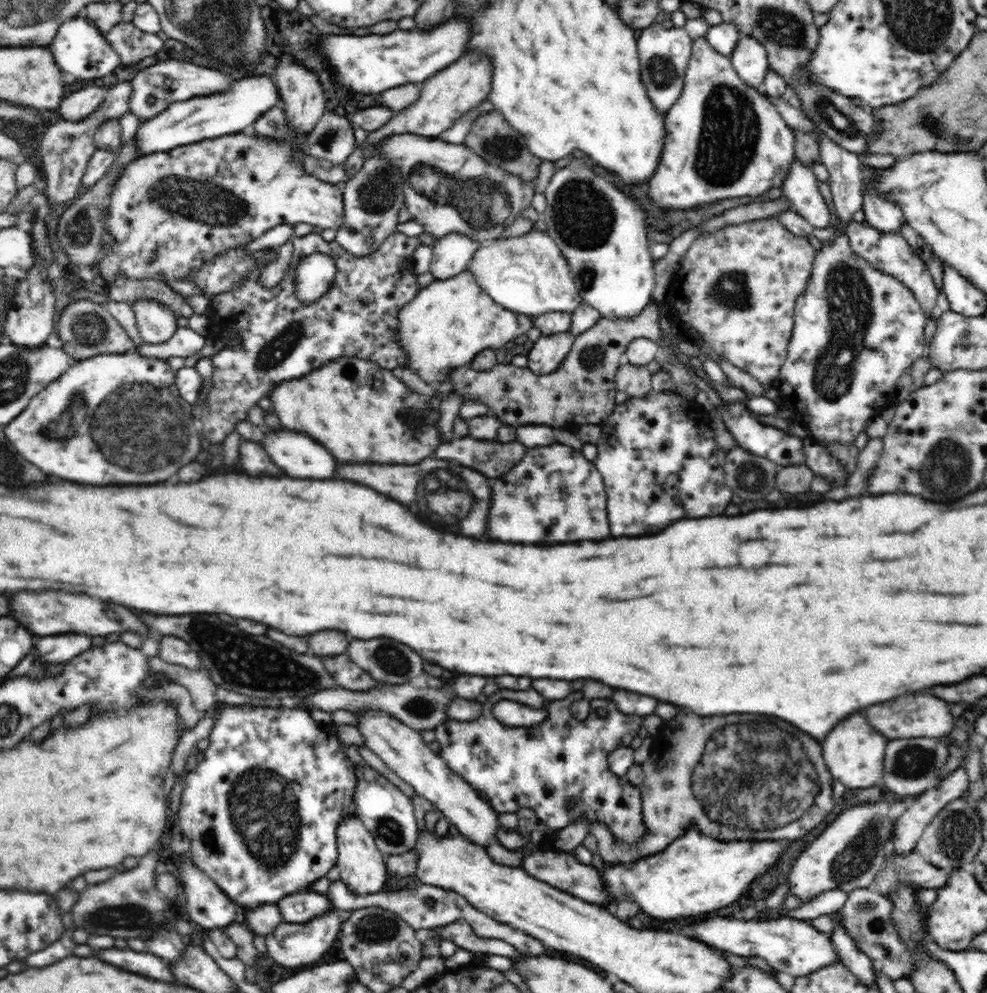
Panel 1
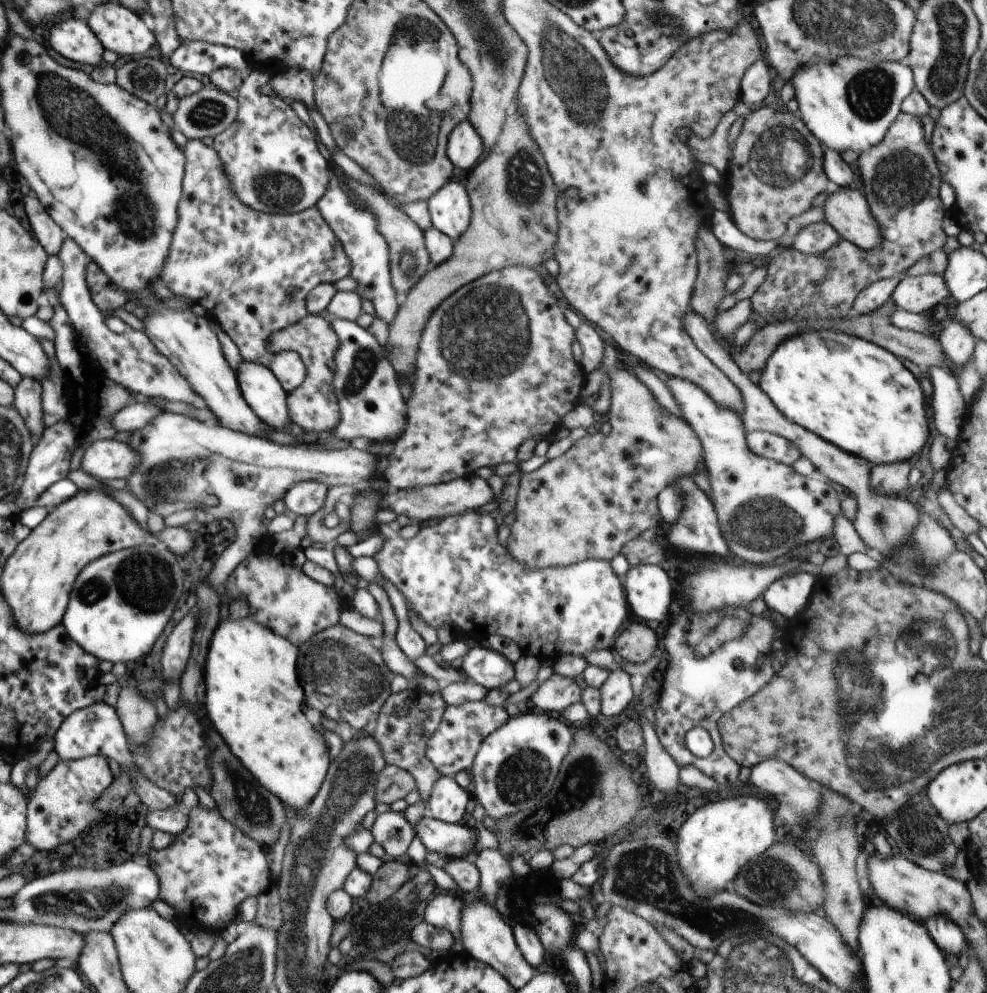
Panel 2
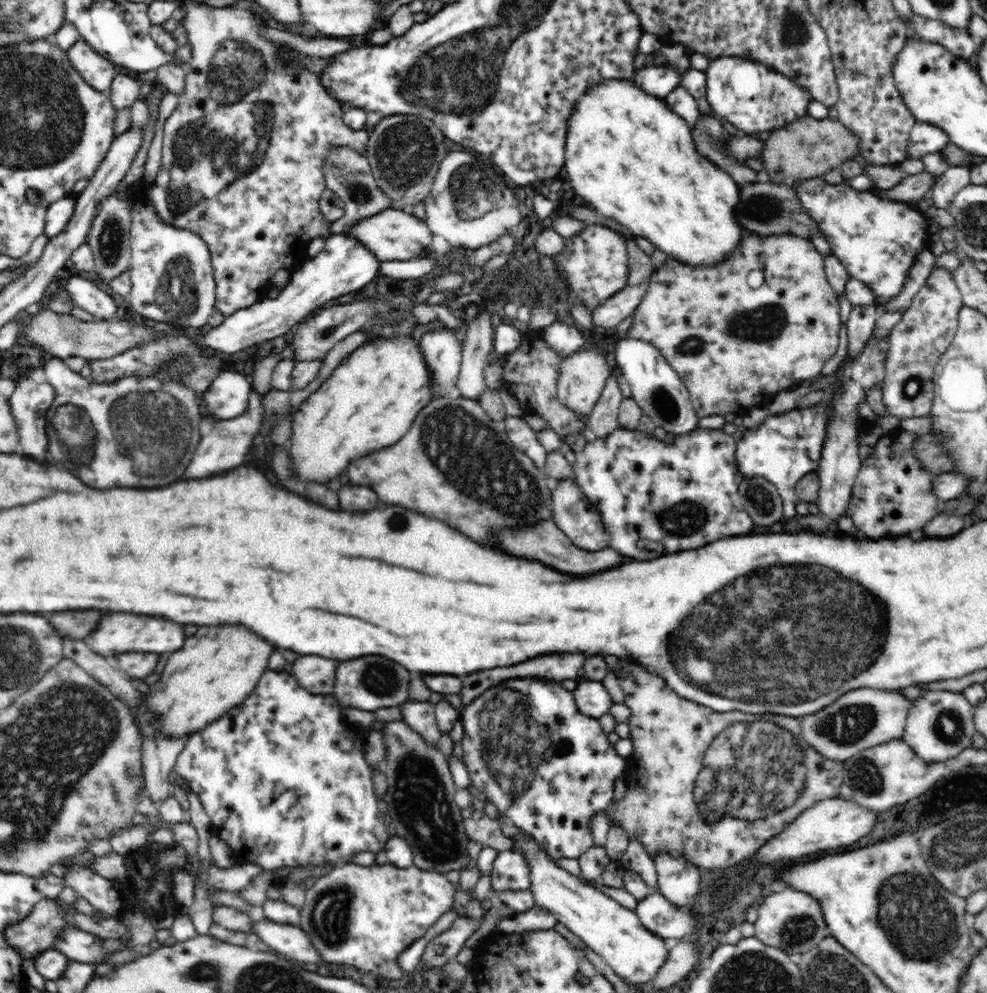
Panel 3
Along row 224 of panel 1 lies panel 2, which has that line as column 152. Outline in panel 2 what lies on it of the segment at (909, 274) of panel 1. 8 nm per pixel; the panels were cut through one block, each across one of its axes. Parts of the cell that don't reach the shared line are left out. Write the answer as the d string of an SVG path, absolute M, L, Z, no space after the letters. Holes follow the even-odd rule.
M200 804L189 810L189 823L184 832L177 835L168 848L150 849L147 857L150 868L160 883L159 898L174 910L176 918L187 920L190 927L220 932L233 921L237 921L238 905L247 898L266 892L274 883L271 879L267 851L255 840L246 836L239 828L228 822L215 808L208 810Z

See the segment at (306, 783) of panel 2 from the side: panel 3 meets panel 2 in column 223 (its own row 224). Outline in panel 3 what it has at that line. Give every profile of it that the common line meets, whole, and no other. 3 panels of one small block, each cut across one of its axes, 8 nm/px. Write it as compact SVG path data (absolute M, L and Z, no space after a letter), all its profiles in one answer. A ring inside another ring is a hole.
M606 79L597 82L576 101L576 106L572 110L572 116L568 120L564 148L564 168L568 172L568 178L570 178L570 184L572 184L574 192L576 192L576 196L582 196L584 200L588 200L599 214L613 218L616 222L626 226L634 236L647 238L669 258L675 258L675 260L690 263L690 265L715 265L720 261L726 261L727 258L730 258L732 252L736 250L742 234L746 234L746 230L738 224L735 214L733 214L734 207L739 201L741 186L731 176L724 174L716 164L712 164L710 160L706 160L704 156L700 156L696 152L690 125L678 114L672 112L665 100L646 93L632 79Z

